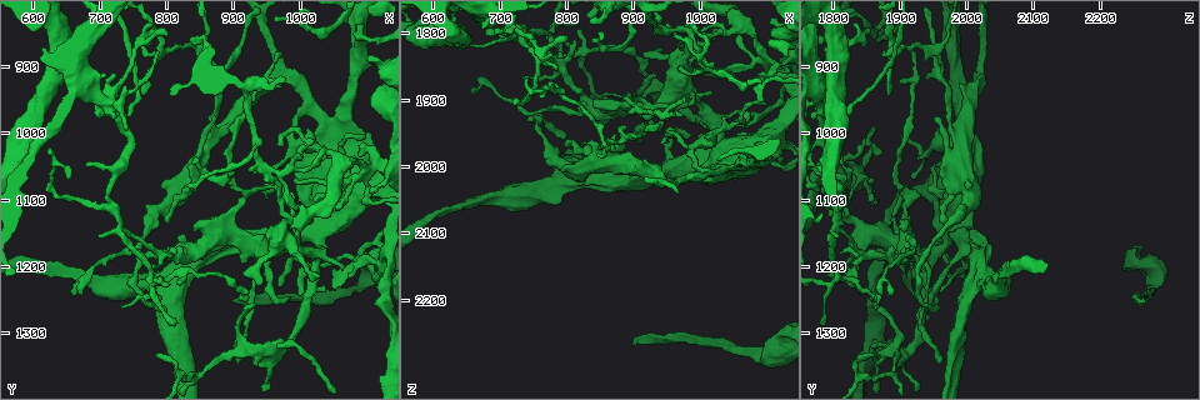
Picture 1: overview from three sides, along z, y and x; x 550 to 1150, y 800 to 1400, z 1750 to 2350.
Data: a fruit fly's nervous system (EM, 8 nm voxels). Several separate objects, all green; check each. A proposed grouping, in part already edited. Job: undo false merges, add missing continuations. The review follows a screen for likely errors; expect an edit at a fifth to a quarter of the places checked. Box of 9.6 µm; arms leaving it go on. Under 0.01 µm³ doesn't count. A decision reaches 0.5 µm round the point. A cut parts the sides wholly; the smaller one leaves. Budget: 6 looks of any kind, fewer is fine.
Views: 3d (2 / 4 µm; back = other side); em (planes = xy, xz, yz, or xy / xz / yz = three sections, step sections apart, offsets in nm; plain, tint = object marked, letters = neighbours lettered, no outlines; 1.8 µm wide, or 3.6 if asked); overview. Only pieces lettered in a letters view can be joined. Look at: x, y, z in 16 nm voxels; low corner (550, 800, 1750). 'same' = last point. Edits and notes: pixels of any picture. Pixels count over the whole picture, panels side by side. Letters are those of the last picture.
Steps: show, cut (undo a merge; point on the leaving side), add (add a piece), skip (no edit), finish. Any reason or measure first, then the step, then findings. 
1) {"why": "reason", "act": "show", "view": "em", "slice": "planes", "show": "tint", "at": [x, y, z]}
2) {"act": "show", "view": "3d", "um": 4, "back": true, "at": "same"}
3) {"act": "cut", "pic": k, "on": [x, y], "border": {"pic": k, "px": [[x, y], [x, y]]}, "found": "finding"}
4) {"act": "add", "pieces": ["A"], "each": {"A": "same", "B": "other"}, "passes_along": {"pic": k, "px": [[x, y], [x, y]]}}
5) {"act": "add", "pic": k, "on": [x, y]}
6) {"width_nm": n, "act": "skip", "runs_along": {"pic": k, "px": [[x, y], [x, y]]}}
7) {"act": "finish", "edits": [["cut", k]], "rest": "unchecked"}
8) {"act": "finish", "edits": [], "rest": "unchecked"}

{"why": "thick turns thin", "act": "show", "view": "em", "slice": "yz", "step": 8, "show": "tint", "at": [1105, 1225, 2285]}

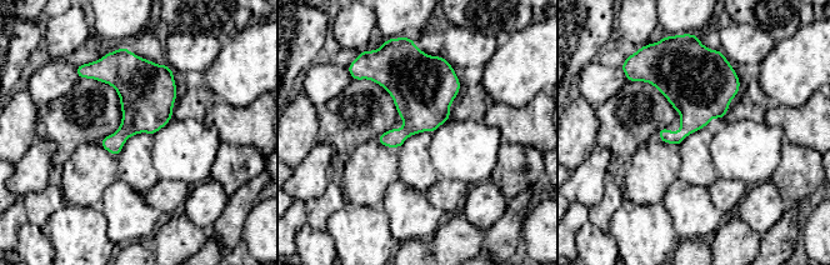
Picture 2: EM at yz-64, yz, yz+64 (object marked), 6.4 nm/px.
{"act": "show", "view": "em", "slice": "planes", "show": "letters", "at": "same"}

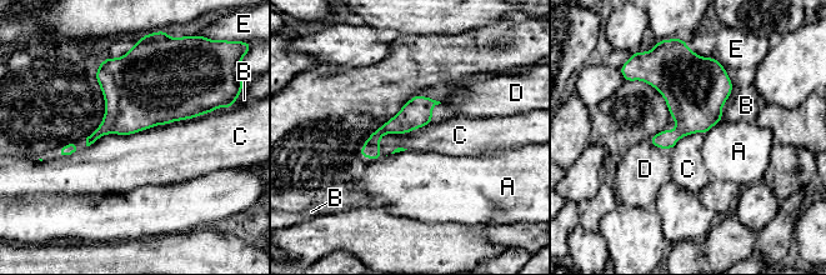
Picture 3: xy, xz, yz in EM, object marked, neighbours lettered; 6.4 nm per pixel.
{"act": "skip", "each": {"A": "other", "B": "other", "C": "other", "D": "other", "E": "other"}, "border": {"pic": 3, "px": [[214, 110], [104, 134], [86, 146]]}, "found": "continuous, no second neuron"}

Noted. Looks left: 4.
{"why": "long arm stops here", "act": "show", "view": "3d", "um": 2, "back": true, "at": [900, 1255, 2270]}

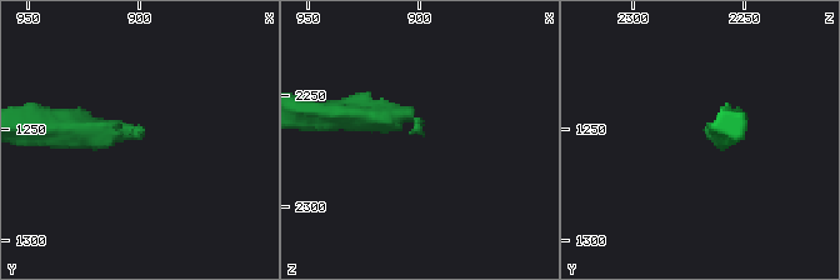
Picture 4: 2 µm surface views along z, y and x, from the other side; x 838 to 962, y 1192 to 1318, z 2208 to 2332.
{"why": "shape alone is not enough", "act": "show", "view": "em", "slice": "planes", "show": "letters", "at": [900, 1254, 2267]}

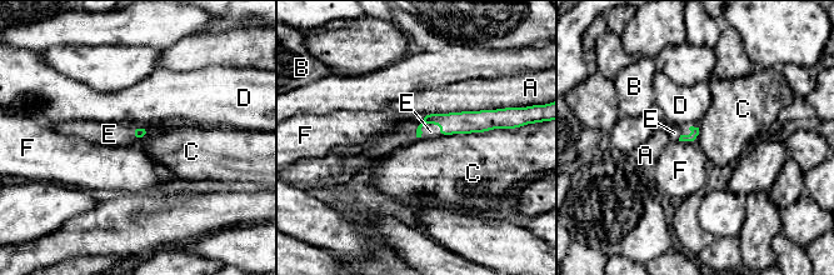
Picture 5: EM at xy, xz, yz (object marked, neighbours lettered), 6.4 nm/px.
{"act": "add", "pieces": ["E"], "each": {"A": "other", "B": "other", "C": "other", "D": "other", "E": "same", "F": "other"}, "passes_along": {"pic": 5, "px": [[465, 121], [435, 123], [430, 131]]}, "found": "the neuron continues"}

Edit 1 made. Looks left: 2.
{"act": "finish", "edits": [["add", 5]], "rest": "unchecked"}

